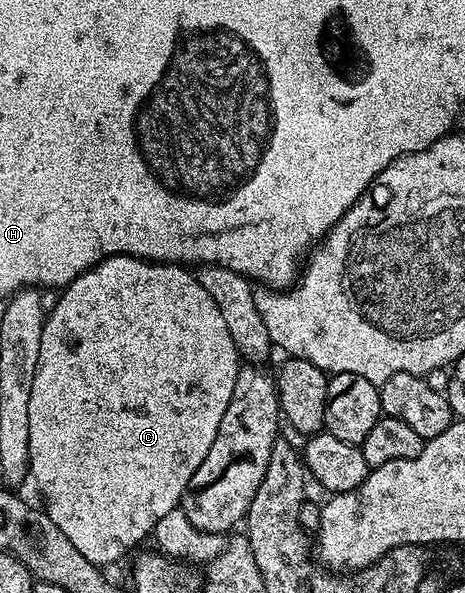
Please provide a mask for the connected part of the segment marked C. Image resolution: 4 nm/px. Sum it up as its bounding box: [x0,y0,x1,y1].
[28,254,242,568]

